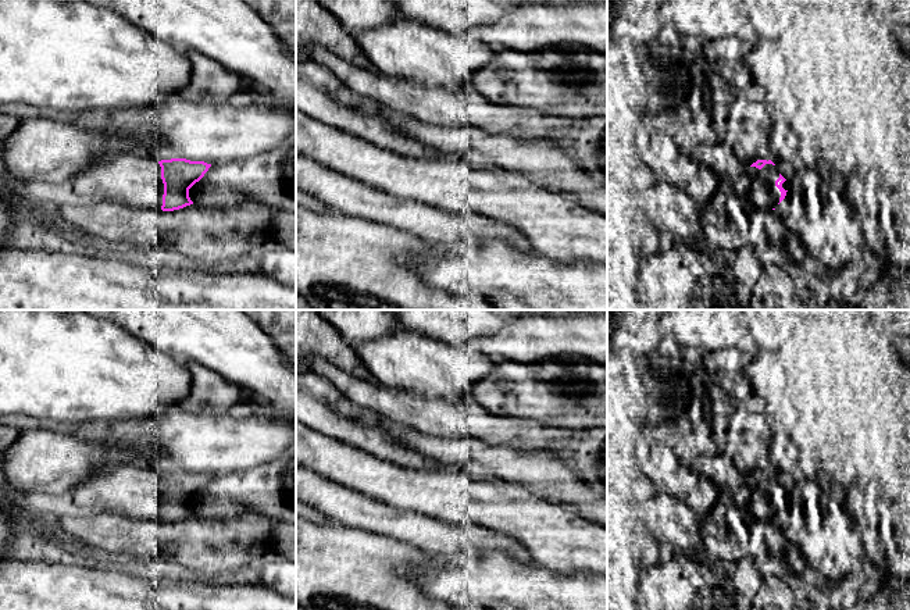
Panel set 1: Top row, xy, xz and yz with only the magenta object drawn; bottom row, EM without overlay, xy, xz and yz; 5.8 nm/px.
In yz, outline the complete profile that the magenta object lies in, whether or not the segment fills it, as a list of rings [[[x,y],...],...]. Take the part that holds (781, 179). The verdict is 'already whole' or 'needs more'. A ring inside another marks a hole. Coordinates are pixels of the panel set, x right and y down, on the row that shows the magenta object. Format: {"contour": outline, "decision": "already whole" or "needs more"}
{"contour": [[[757,160],[750,165],[752,186],[747,200],[764,210],[775,210],[785,199],[789,182],[781,175],[771,160]]], "decision": "needs more"}

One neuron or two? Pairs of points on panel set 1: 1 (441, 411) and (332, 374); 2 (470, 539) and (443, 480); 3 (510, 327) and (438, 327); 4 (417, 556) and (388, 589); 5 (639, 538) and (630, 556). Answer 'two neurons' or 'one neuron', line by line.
1: one neuron
2: two neurons
3: two neurons
4: one neuron
5: two neurons

